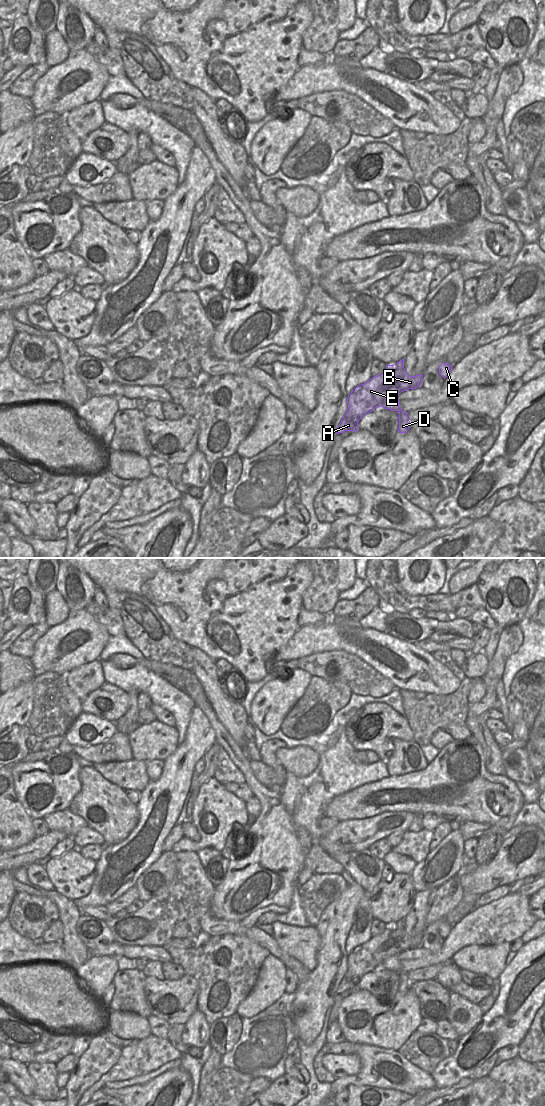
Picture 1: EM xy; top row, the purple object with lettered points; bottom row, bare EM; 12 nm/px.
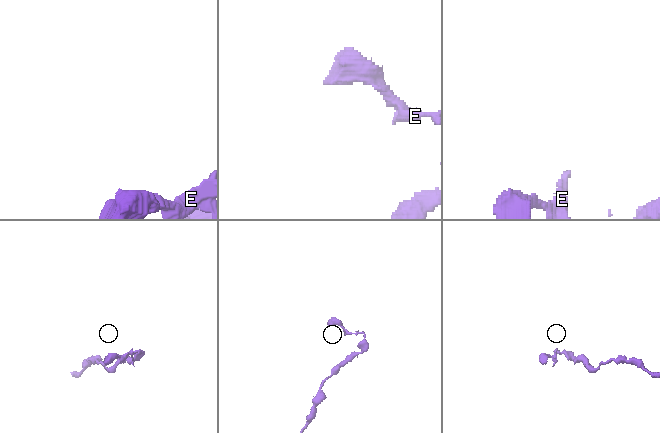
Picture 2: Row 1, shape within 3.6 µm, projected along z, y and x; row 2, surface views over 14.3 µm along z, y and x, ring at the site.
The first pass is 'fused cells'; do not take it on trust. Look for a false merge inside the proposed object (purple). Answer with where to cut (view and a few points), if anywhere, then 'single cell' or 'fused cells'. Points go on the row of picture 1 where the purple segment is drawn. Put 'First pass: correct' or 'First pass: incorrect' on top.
First pass: incorrect
no cut; single cell

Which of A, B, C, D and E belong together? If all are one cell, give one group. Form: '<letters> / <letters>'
A B C D E

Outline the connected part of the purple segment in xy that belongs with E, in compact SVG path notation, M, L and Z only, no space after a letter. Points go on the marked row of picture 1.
M404 359L394 365L387 365L387 368L381 375L372 377L366 383L354 388L347 397L347 412L343 416L336 433L340 434L344 431L355 432L358 430L358 422L363 415L374 411L376 407L383 407L391 411L399 412L399 429L398 432L406 433L410 429L410 421L407 412L403 412L400 407L398 395L409 389L420 387L423 375L409 376L404 368Z

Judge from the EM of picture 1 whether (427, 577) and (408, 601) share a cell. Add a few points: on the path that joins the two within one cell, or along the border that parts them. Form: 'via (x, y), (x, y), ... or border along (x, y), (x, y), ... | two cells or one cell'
border along (397, 578), (400, 585), (410, 595), (436, 594) | two cells

